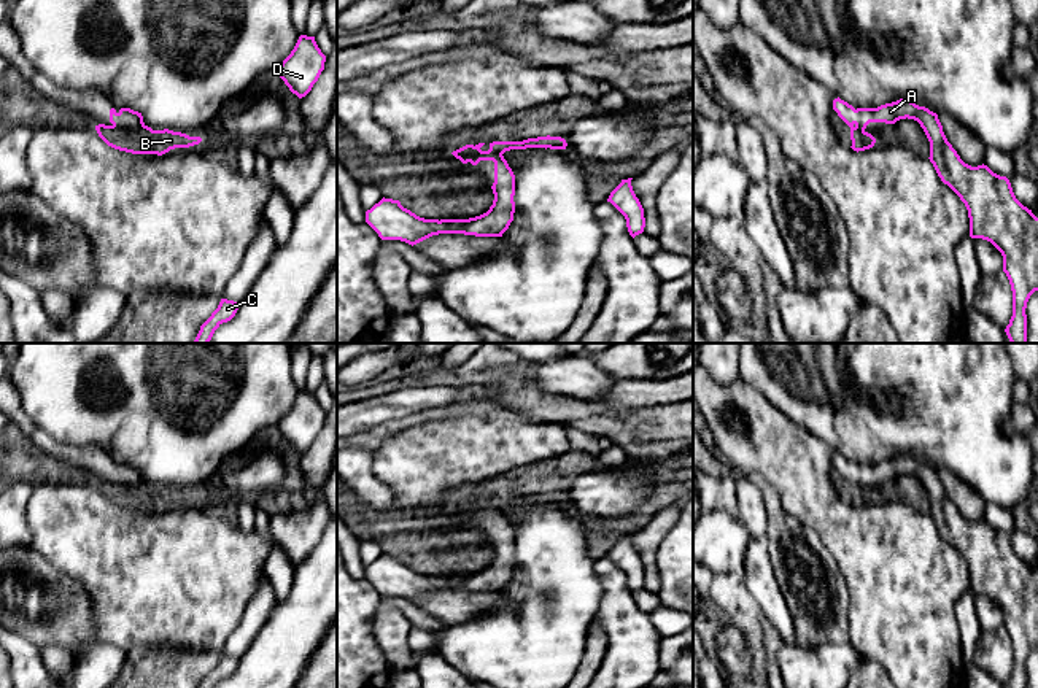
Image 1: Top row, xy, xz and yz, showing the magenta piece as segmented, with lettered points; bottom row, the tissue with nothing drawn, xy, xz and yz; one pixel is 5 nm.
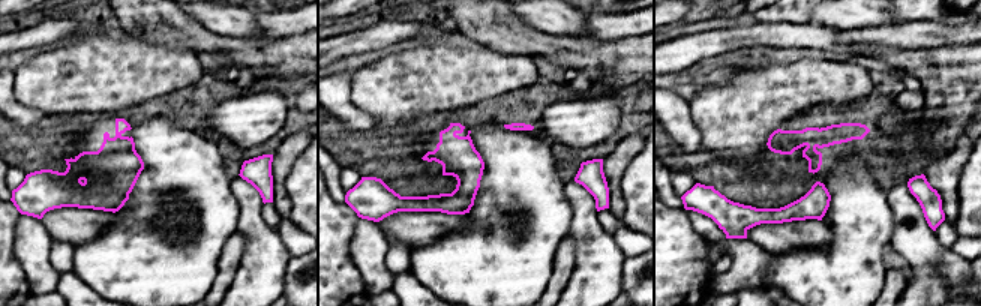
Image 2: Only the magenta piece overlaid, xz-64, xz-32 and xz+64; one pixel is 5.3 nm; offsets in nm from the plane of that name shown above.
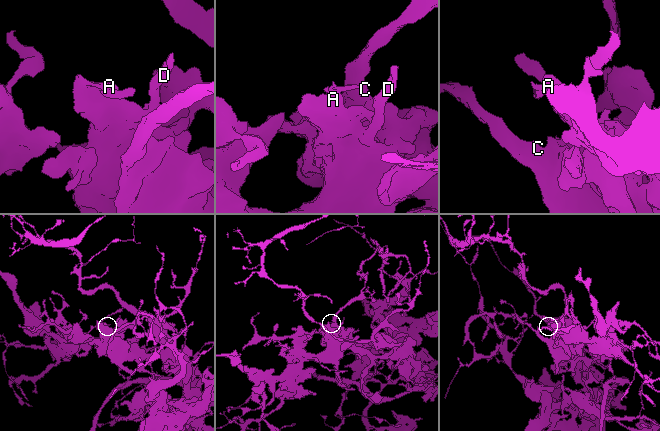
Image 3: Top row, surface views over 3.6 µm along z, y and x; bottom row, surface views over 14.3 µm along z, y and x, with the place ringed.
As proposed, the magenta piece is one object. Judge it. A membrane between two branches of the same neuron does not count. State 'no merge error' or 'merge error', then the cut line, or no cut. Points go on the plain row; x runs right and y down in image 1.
merge error; cut xy (143, 479), (134, 483), (113, 482)

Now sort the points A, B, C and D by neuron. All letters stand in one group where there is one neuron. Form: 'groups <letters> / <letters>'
groups A C D / B

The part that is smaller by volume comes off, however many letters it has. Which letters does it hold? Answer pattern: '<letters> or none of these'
B

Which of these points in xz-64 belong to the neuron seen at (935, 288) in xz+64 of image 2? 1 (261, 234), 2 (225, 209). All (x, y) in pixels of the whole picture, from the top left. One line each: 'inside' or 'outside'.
1: inside
2: outside

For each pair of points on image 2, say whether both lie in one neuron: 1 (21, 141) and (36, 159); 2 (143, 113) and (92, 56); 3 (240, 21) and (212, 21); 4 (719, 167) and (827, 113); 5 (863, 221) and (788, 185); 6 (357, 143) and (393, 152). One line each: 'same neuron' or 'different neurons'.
1: same neuron
2: different neurons
3: same neuron
4: same neuron
5: different neurons
6: same neuron

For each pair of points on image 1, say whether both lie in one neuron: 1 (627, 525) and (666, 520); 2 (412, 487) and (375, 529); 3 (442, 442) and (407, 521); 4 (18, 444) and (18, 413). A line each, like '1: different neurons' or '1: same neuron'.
1: different neurons
2: different neurons
3: different neurons
4: different neurons

